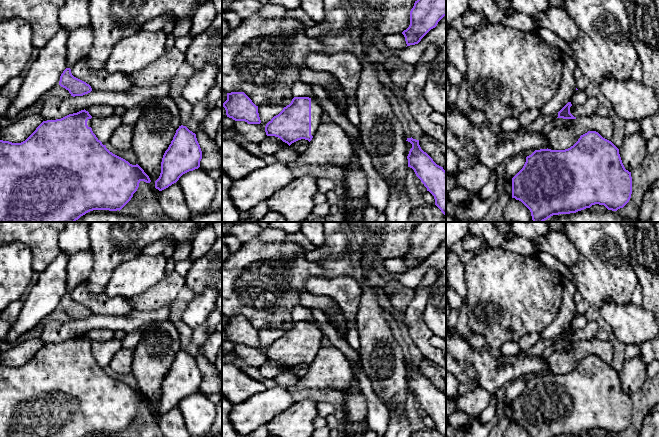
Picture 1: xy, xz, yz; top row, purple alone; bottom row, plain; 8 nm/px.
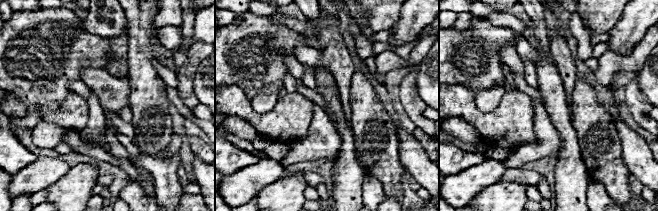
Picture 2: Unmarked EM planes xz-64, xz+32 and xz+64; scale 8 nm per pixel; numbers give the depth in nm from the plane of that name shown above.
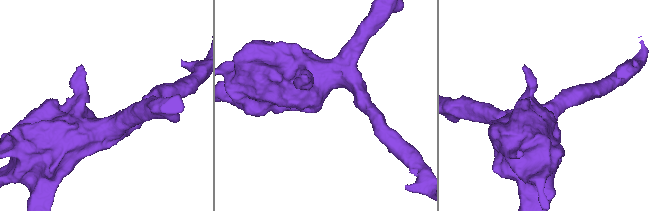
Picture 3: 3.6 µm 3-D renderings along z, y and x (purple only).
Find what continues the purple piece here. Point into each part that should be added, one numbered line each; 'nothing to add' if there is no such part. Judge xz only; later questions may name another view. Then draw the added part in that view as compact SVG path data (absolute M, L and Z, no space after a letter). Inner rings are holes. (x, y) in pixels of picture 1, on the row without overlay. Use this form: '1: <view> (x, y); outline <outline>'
1: xz (316, 334); outline M311 323L311 359L314 360L318 354L318 351L321 347L322 338L324 334L314 324Z

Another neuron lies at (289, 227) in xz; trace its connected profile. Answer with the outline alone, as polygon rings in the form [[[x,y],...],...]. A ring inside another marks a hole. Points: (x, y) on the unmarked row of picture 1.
[[[268,222],[270,228],[280,229],[287,234],[299,232],[301,229],[301,222]]]

